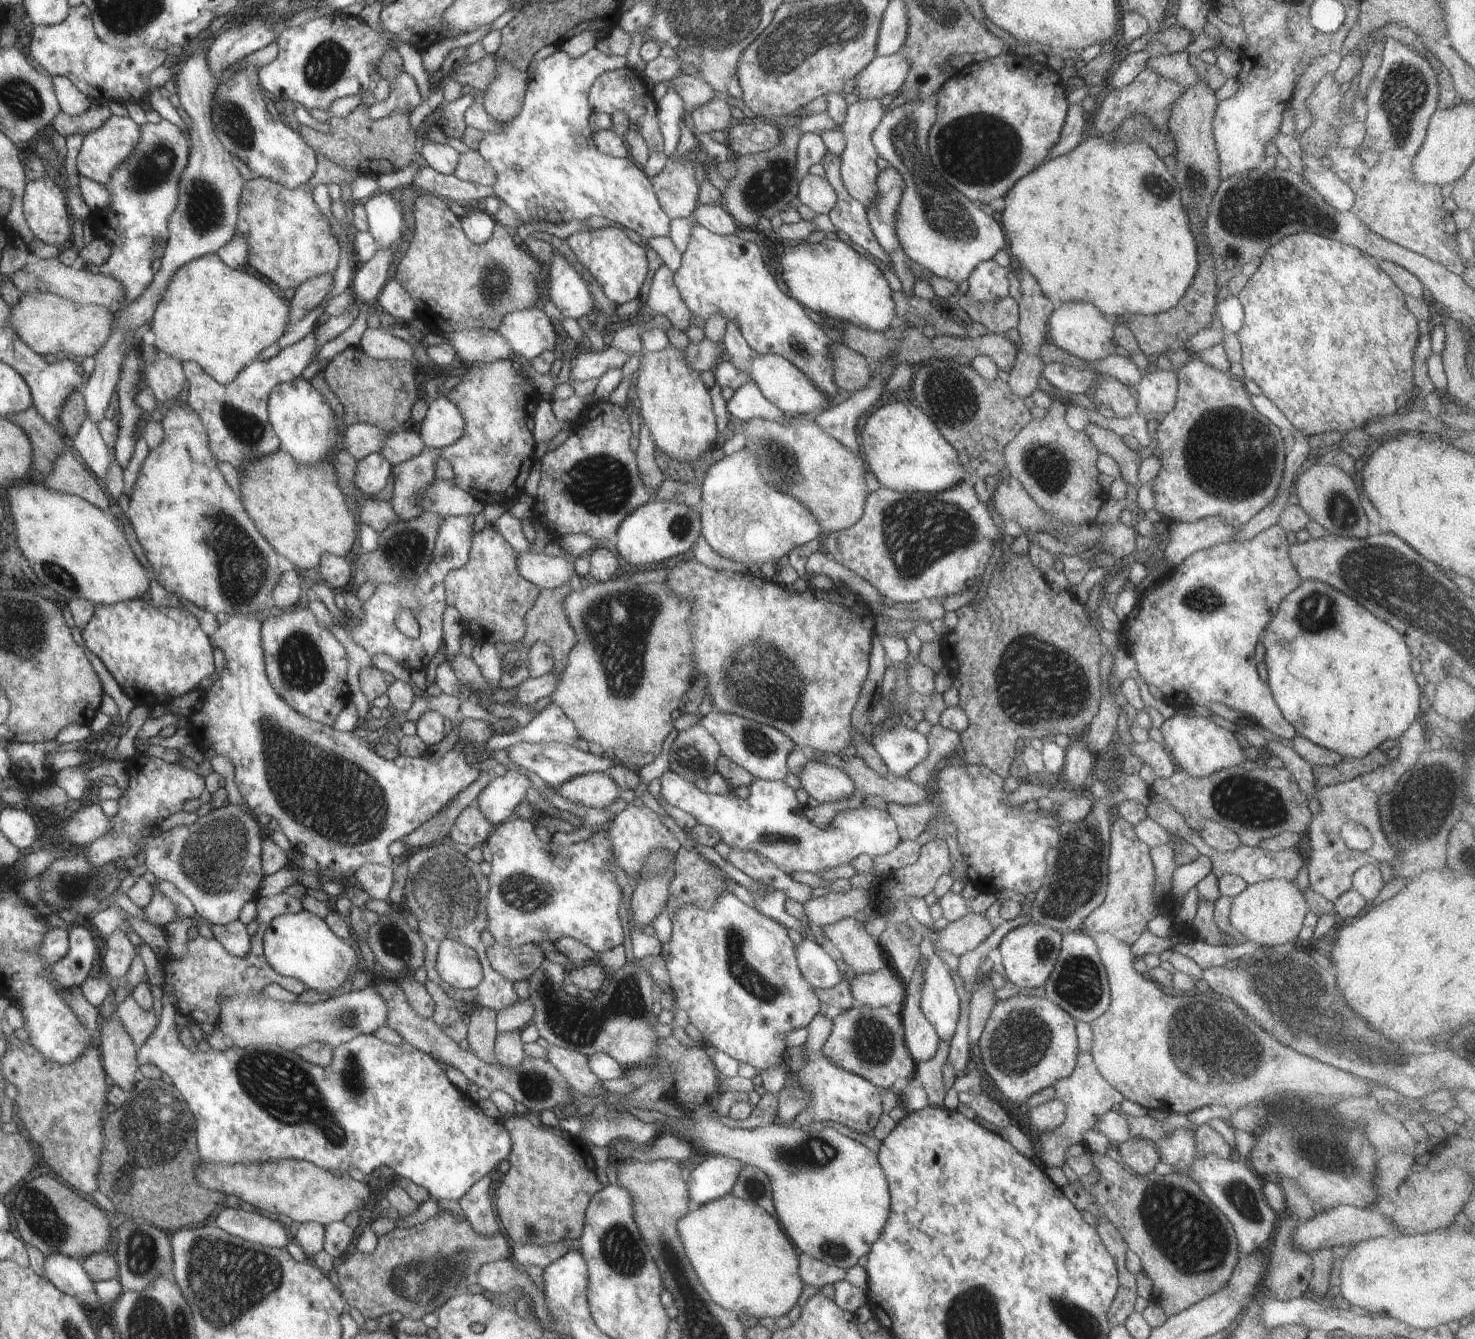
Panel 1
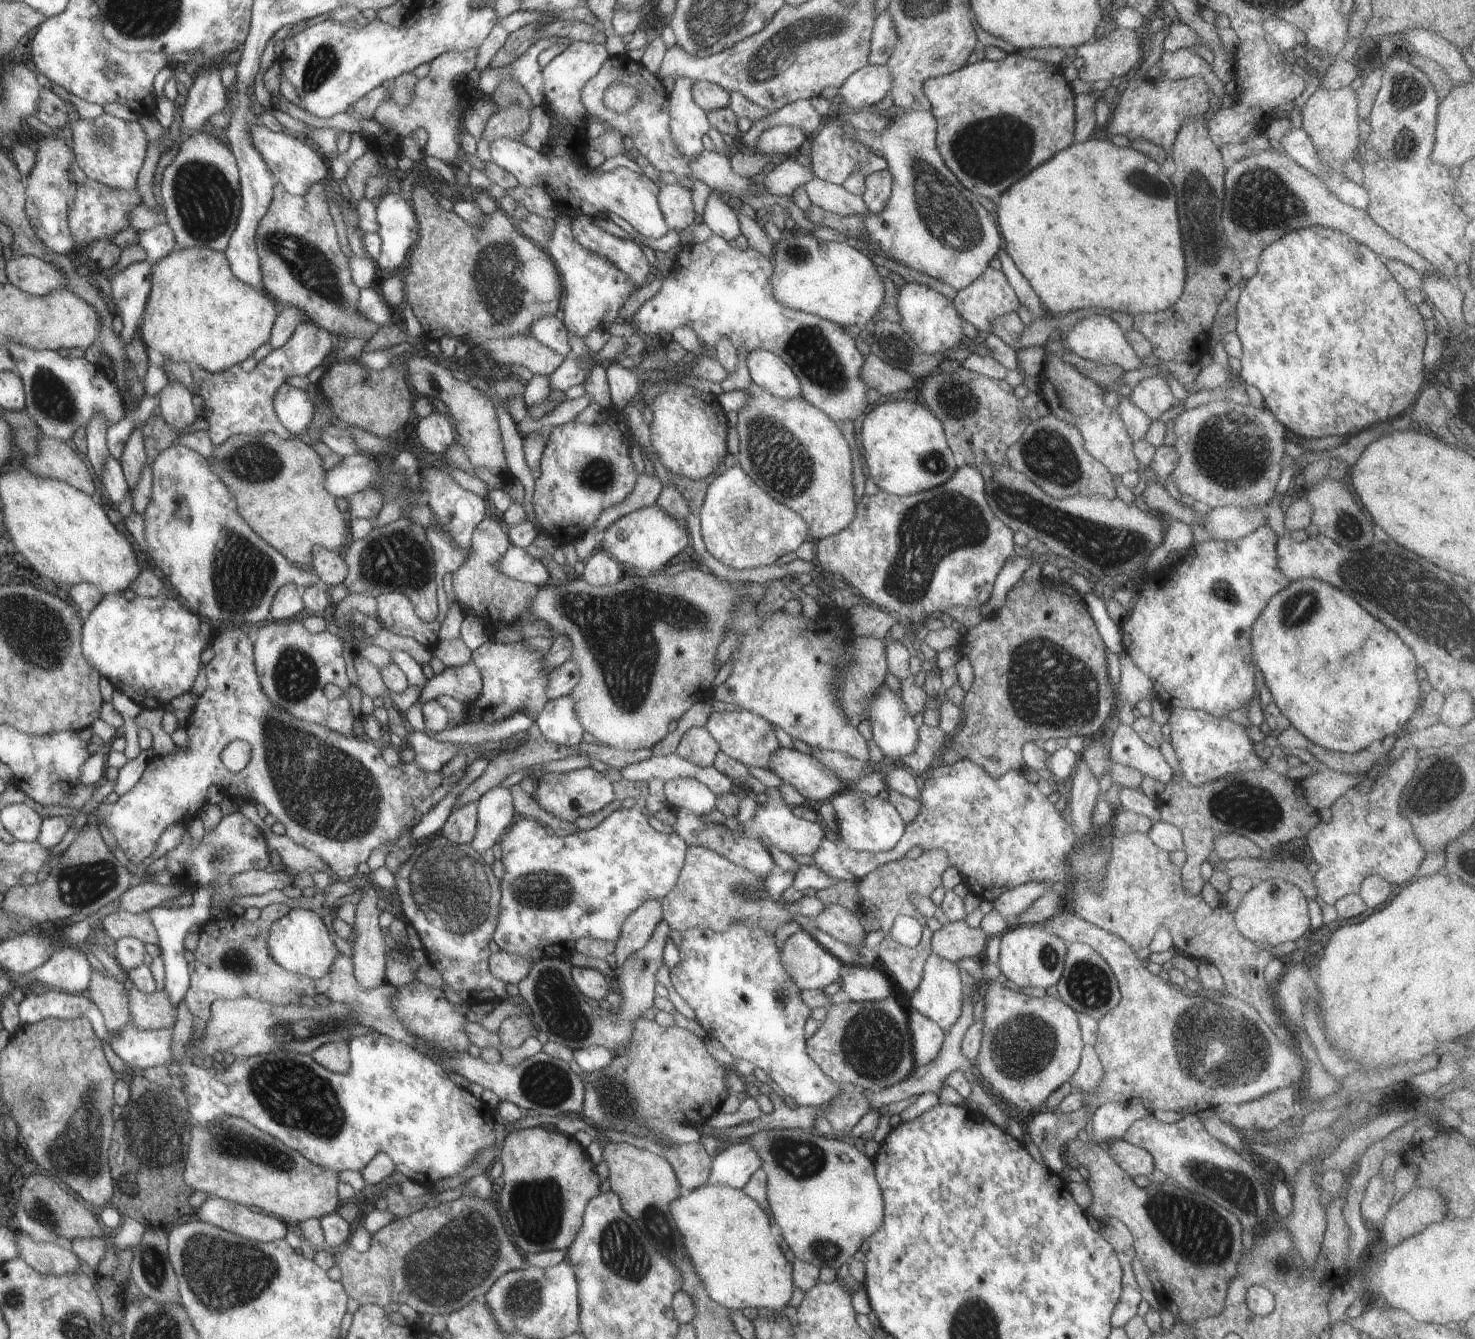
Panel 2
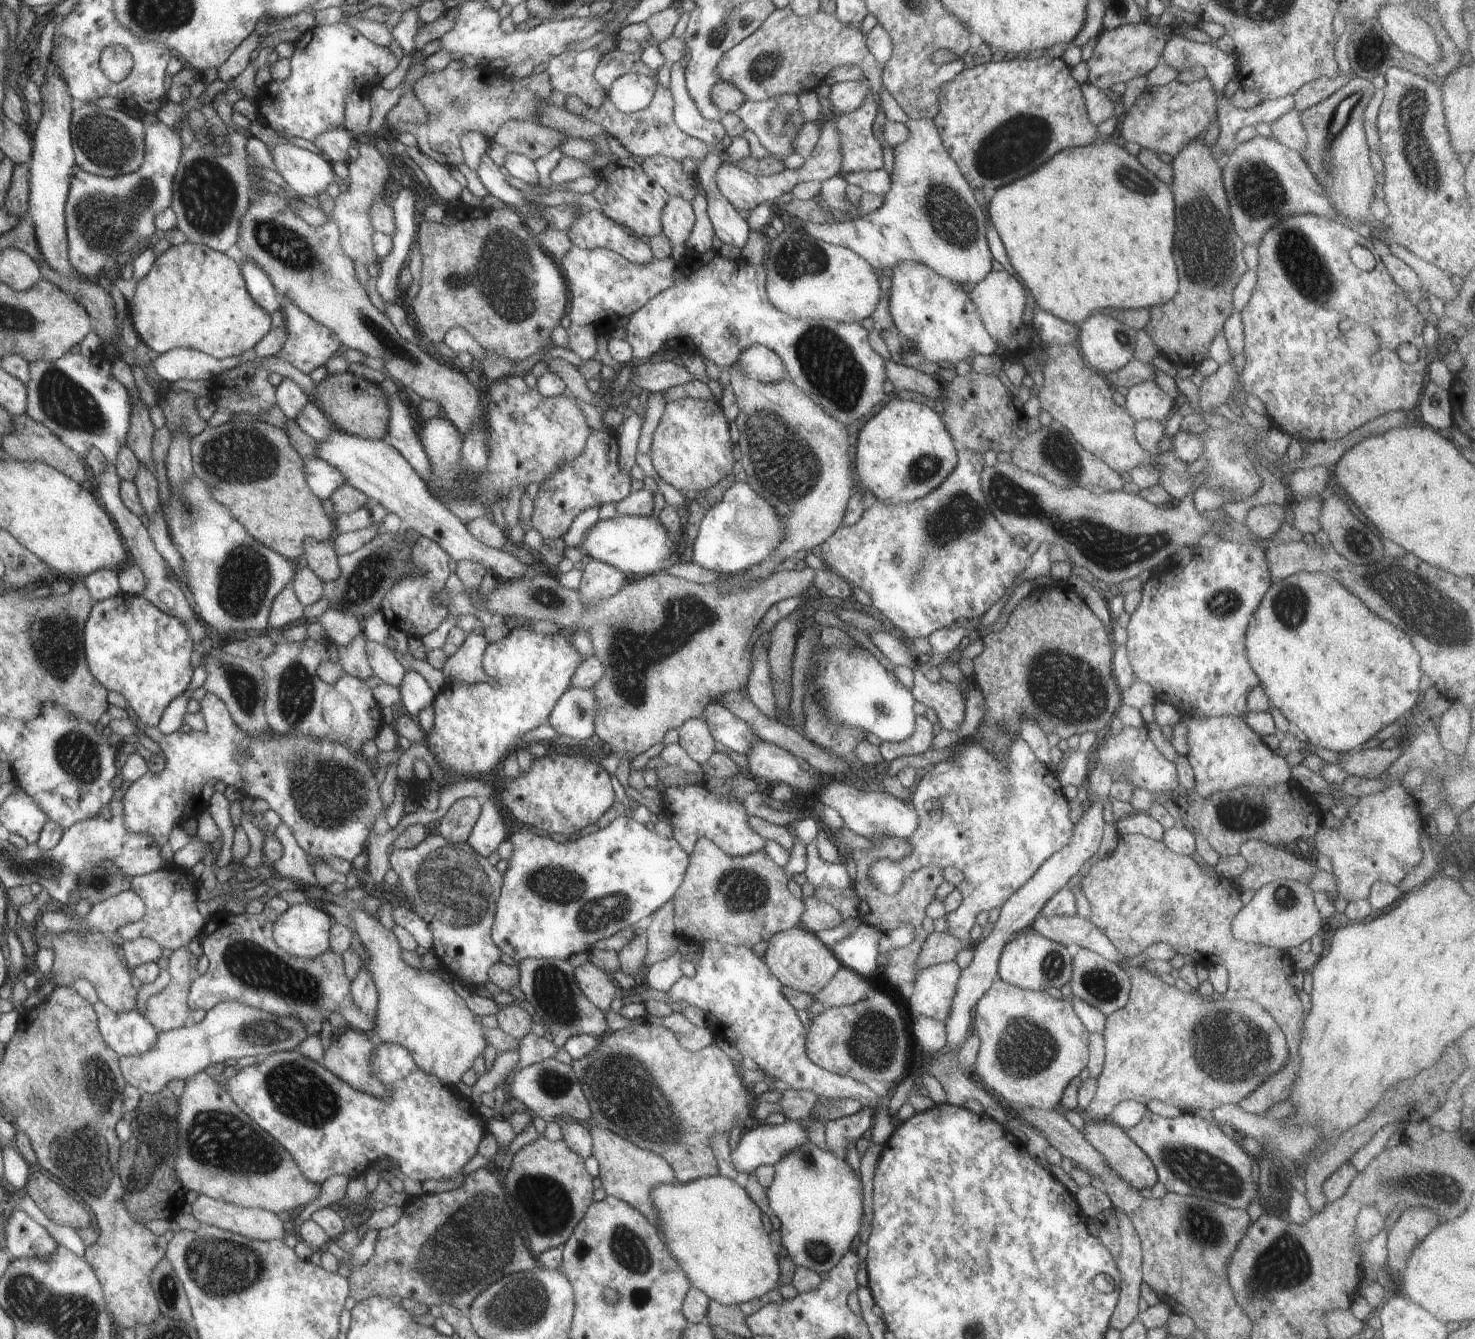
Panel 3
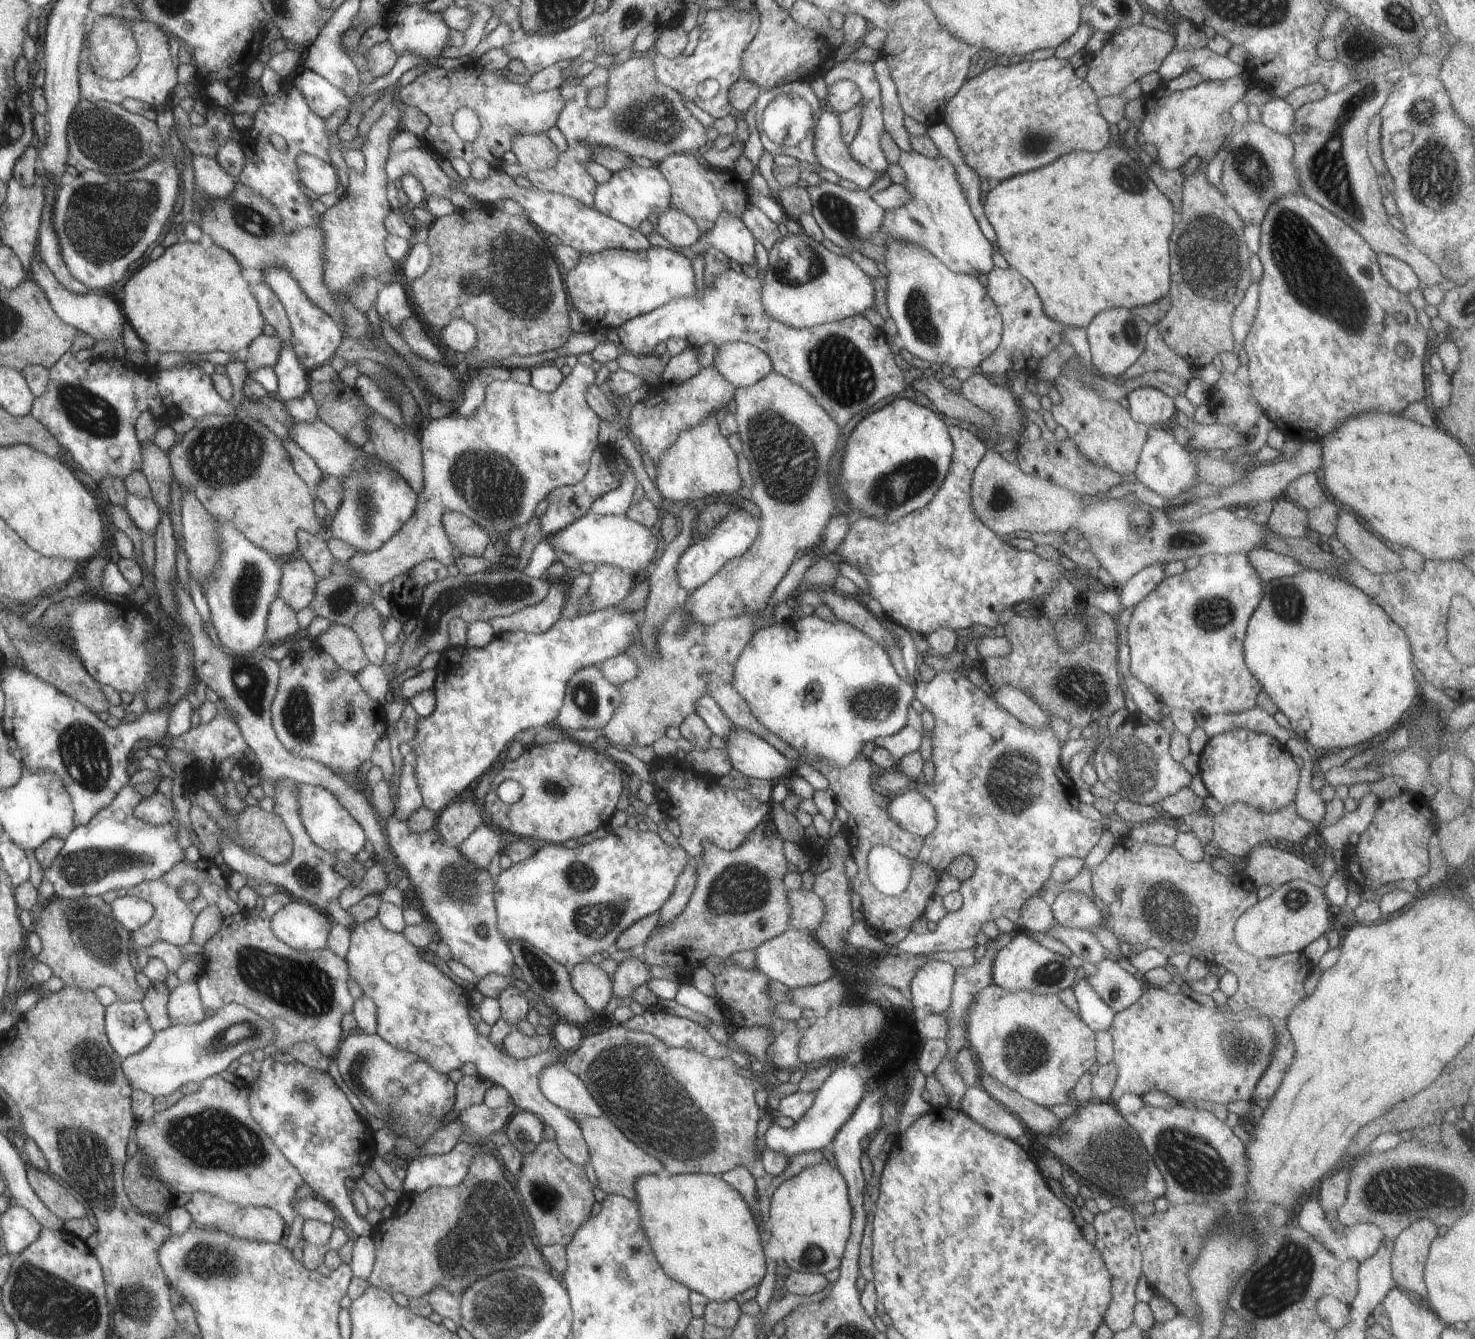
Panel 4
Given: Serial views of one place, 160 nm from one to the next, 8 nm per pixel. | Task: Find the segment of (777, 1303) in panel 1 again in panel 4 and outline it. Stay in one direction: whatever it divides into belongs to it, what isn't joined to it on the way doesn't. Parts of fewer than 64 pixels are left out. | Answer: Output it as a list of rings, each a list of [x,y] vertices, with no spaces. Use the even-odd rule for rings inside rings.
[[[678,1173],[669,1177],[662,1175],[644,1175],[635,1182],[635,1191],[638,1196],[634,1200],[639,1204],[643,1230],[646,1231],[646,1236],[660,1266],[663,1267],[670,1278],[682,1283],[694,1292],[703,1294],[708,1300],[716,1302],[728,1302],[730,1299],[734,1299],[736,1294],[740,1294],[748,1290],[748,1288],[756,1286],[756,1284],[760,1285],[766,1274],[766,1260],[763,1251],[765,1243],[764,1235],[758,1232],[754,1214],[749,1209],[747,1202],[742,1198],[742,1195],[730,1183],[724,1182],[721,1175],[702,1173]]]

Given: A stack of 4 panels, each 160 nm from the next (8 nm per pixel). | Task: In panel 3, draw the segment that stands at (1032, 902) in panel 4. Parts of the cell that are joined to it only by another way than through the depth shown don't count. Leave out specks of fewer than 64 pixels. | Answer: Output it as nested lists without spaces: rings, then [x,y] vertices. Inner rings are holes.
[[[1039,913],[1030,927],[1038,935],[1052,942],[1065,947],[1076,944],[1076,946],[1094,951],[1116,964],[1119,959],[1124,957],[1102,929],[1079,915],[1047,917]]]

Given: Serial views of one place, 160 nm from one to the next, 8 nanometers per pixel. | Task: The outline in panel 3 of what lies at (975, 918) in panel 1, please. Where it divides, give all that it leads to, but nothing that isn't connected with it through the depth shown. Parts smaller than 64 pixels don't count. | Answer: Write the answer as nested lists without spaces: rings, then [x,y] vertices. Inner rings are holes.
[[[934,931],[927,935],[927,940],[922,944],[922,950],[917,956],[918,970],[928,968],[938,963],[954,961],[963,944],[947,932]]]

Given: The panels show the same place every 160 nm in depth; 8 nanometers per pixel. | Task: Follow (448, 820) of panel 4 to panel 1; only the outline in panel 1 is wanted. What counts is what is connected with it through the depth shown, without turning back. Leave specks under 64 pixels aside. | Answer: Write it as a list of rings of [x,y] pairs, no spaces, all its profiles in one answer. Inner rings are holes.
[[[467,807],[456,818],[447,841],[456,844],[469,844],[474,847],[482,846],[494,828],[478,808]]]

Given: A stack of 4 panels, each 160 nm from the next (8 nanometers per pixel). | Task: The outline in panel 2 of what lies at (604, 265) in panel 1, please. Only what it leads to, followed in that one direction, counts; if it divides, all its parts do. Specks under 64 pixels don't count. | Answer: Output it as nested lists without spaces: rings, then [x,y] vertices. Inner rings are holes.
[[[590,216],[572,218],[571,230],[575,234],[576,242],[586,250],[614,263],[636,284],[637,289],[648,285],[646,276],[650,274],[652,268],[650,258],[646,258],[642,248],[636,246],[634,240],[620,240],[608,234],[597,223],[597,220]]]

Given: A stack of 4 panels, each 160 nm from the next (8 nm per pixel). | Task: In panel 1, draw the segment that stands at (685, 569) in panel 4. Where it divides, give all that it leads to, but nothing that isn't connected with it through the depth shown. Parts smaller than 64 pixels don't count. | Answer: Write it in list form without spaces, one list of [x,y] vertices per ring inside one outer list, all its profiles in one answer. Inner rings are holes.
[[[747,447],[733,452],[710,466],[701,485],[699,516],[703,519],[703,536],[708,545],[720,556],[746,565],[784,562],[796,546],[803,546],[822,535],[812,512],[794,496],[768,486],[758,470],[758,456]]]

